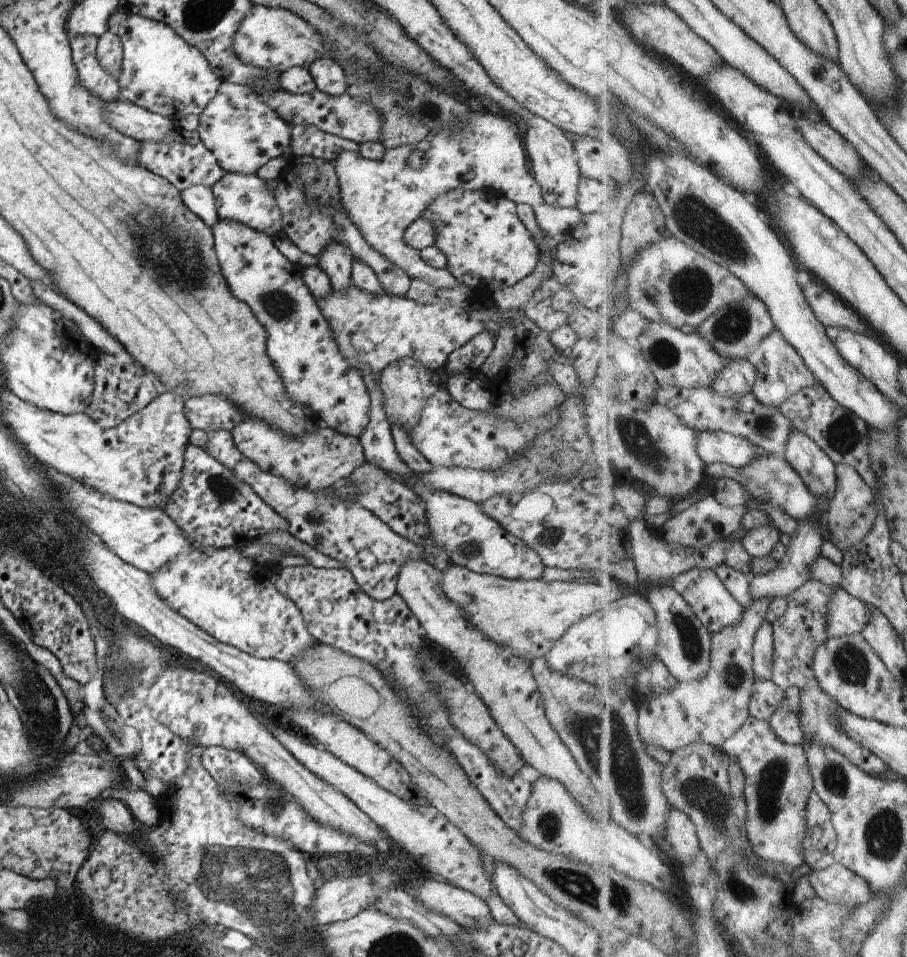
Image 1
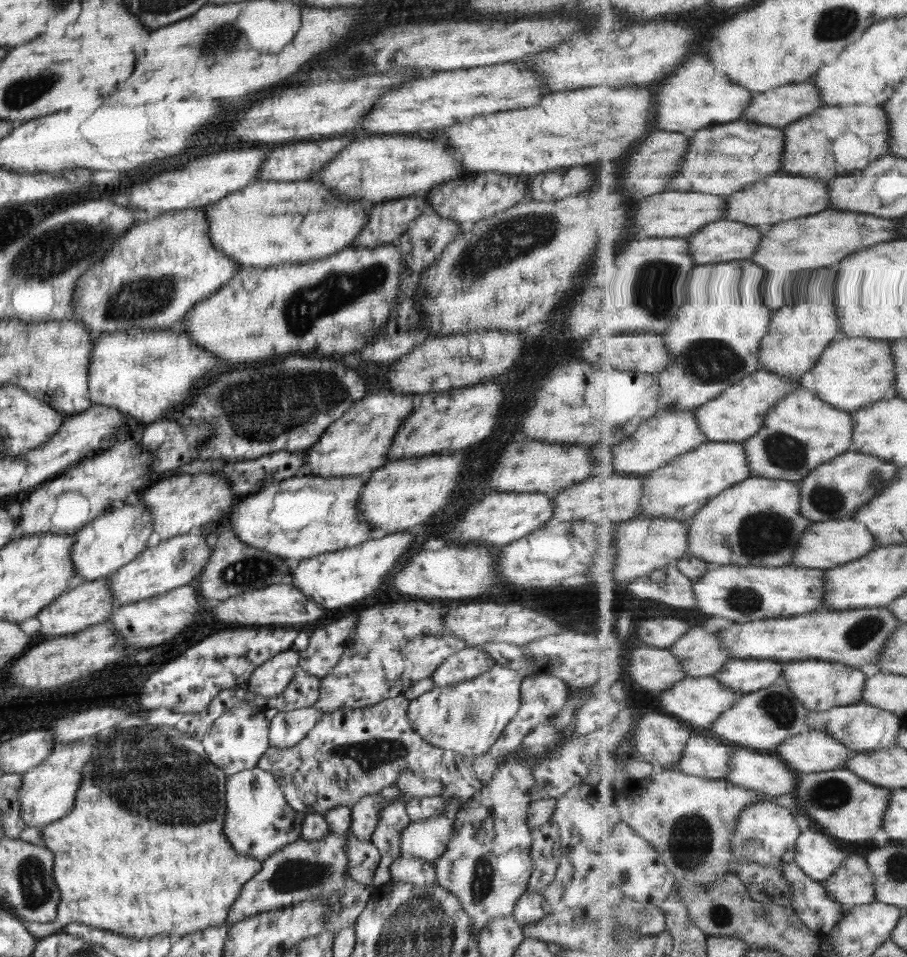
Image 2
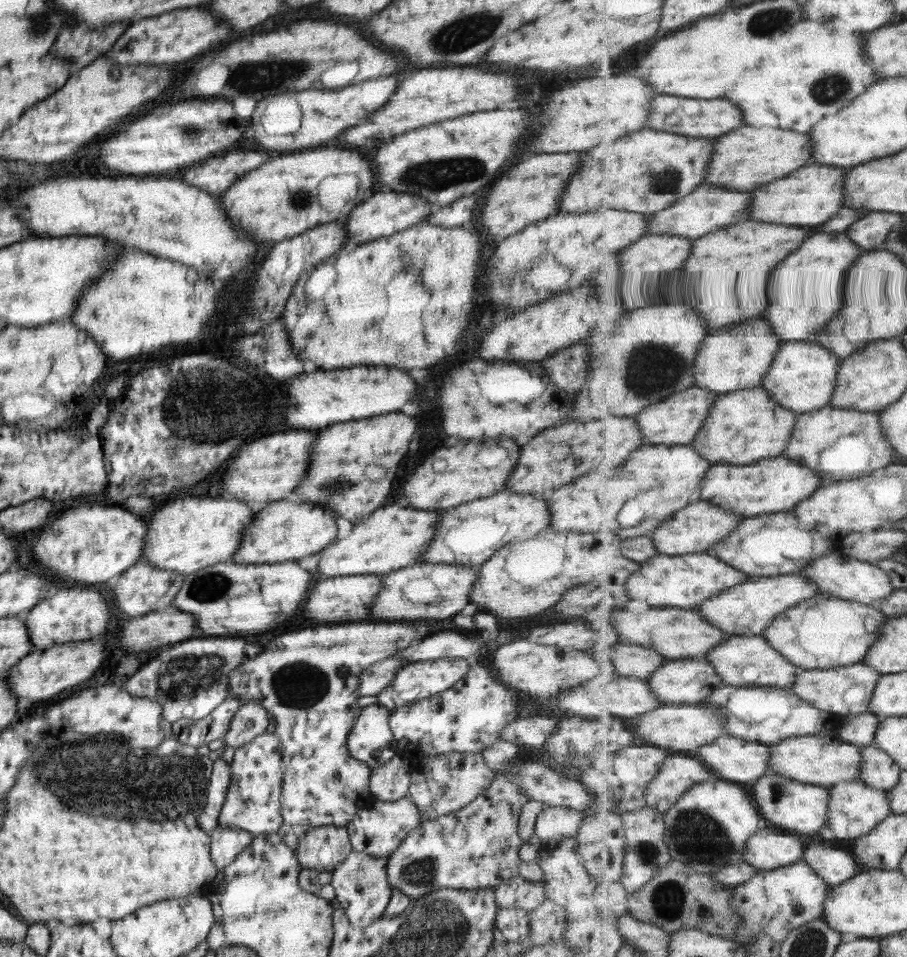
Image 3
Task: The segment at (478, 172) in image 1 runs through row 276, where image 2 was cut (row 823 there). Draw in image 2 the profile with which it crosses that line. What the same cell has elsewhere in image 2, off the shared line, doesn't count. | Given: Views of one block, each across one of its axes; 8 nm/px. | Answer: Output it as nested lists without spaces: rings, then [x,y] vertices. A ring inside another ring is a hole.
[[[440,816],[409,821],[400,838],[401,855],[434,863],[448,849],[453,832],[452,818]]]

